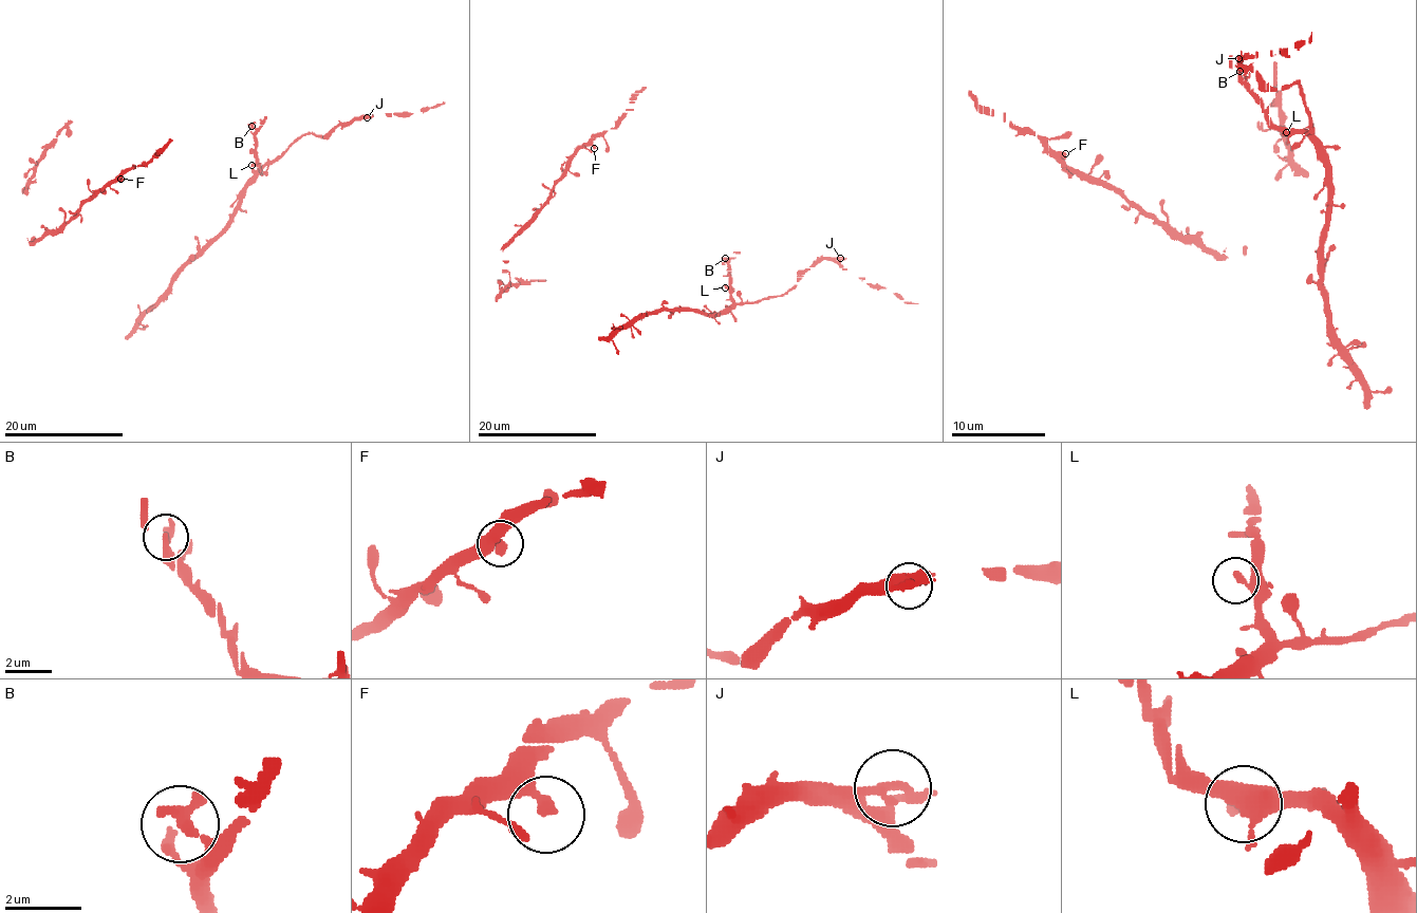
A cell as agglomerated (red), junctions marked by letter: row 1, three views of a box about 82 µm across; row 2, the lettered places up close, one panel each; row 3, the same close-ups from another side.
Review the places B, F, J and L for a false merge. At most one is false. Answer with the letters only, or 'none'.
none

